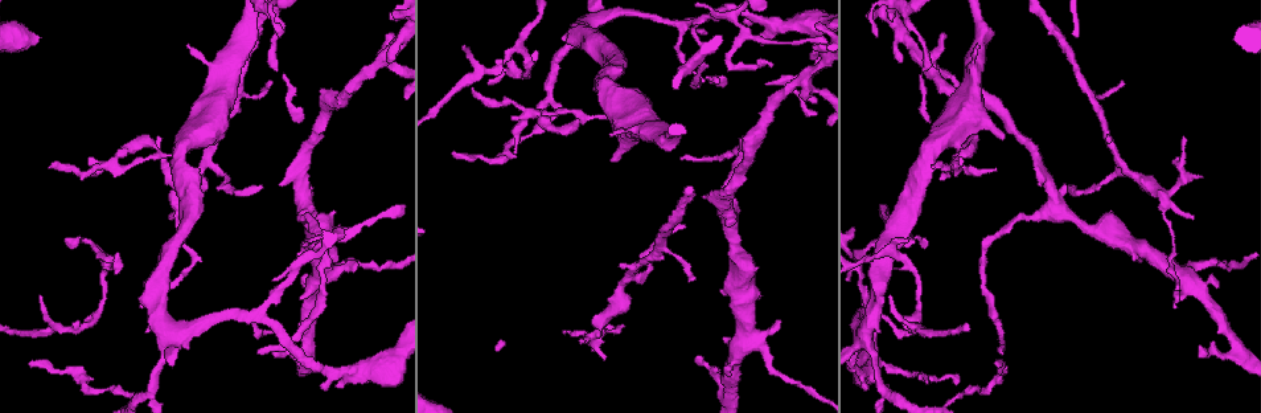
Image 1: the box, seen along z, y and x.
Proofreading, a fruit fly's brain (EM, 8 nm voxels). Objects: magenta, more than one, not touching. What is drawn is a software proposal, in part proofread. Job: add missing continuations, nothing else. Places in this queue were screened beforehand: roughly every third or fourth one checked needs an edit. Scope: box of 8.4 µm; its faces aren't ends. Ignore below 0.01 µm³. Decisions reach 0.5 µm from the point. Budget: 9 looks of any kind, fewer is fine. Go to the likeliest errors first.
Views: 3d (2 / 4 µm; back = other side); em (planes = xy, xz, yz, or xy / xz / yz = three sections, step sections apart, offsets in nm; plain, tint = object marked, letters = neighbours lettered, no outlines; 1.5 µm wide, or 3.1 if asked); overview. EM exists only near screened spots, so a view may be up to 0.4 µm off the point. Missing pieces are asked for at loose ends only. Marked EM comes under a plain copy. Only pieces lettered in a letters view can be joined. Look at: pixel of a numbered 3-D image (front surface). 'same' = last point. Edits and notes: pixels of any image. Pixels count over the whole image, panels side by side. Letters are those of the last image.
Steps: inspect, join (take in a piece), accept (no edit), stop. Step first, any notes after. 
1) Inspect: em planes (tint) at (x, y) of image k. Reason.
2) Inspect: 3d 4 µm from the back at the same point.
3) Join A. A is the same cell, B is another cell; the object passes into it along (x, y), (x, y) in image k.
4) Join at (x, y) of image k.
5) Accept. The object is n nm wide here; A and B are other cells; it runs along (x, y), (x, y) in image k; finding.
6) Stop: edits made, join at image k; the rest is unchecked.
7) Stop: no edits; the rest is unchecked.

Inspect: 3d 2 µm from the back at (259, 188) of image 1. Free end.

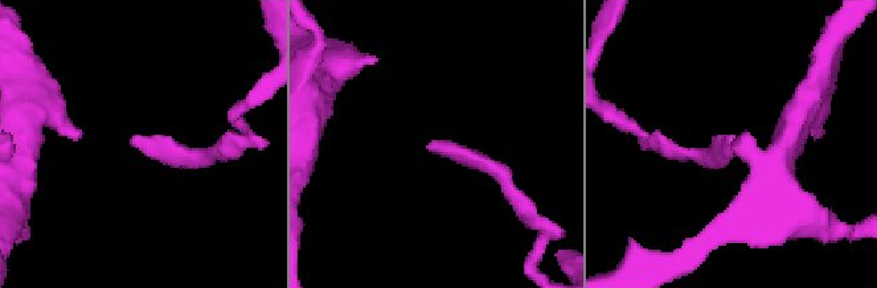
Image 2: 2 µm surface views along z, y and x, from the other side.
Inspect: em xy step 4 (letters) at (132, 137) of image 2.

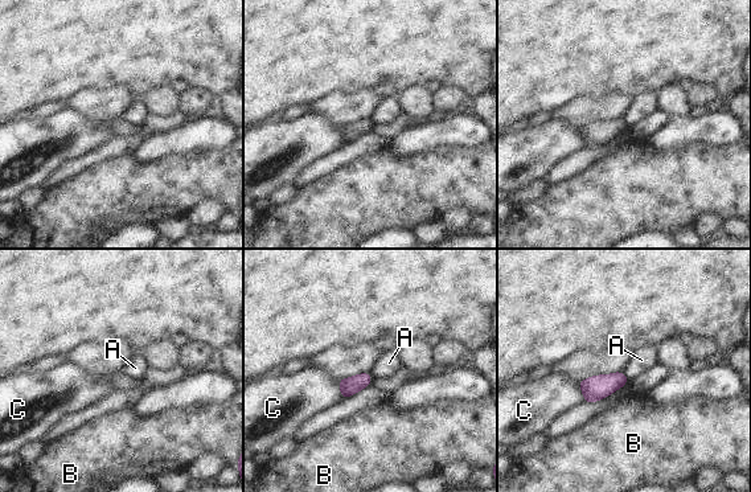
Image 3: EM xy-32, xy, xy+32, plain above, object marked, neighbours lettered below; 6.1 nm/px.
Accept. A, B and C are other cells; a border runs along (622, 372), (628, 380) in image 3; none of them fits.

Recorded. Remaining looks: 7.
Inspect: em xy step 4 (letters) at (705, 79) of image 1. Thin end.

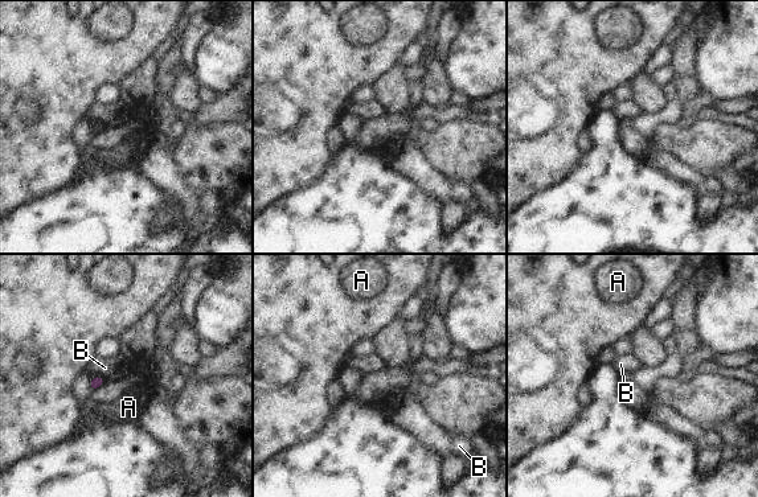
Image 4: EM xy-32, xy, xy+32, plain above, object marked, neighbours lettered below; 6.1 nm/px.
Inspect: em planes (letters) at the same point.

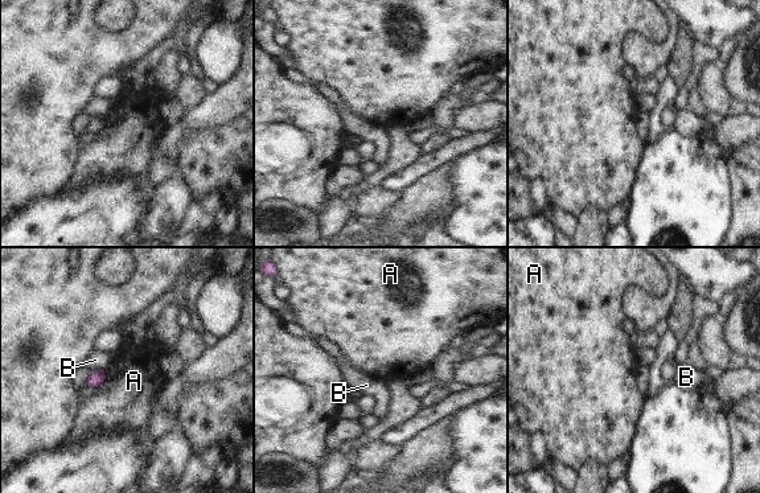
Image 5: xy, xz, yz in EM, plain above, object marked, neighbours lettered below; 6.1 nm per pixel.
Accept. The object is 100 nm wide here; A and B are other cells; a border runs along (107, 372), (105, 379) in image 5; no lettered piece goes on from it.

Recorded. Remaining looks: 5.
Inspect: 3d 2 µm at (778, 320) of image 1. An open end.

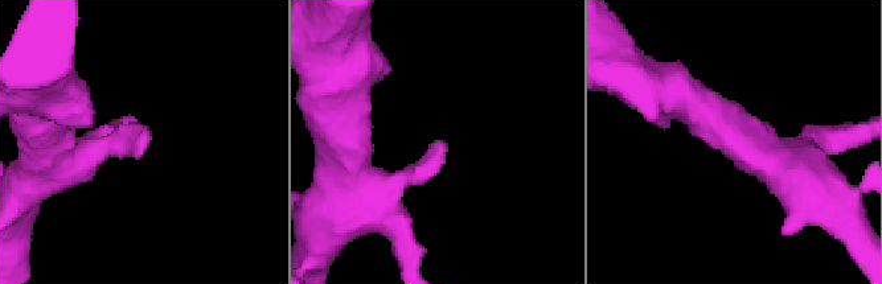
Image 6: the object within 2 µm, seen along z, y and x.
Inspect: em planes (tint) at (142, 144) of image 6. Shape alone is not enough.

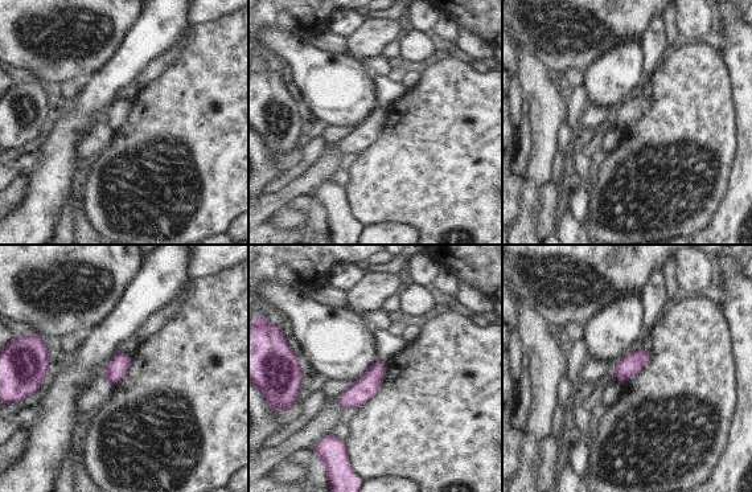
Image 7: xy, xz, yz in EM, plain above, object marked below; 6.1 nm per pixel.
Inspect: em planes (letters) at the same point. See the neighbours.

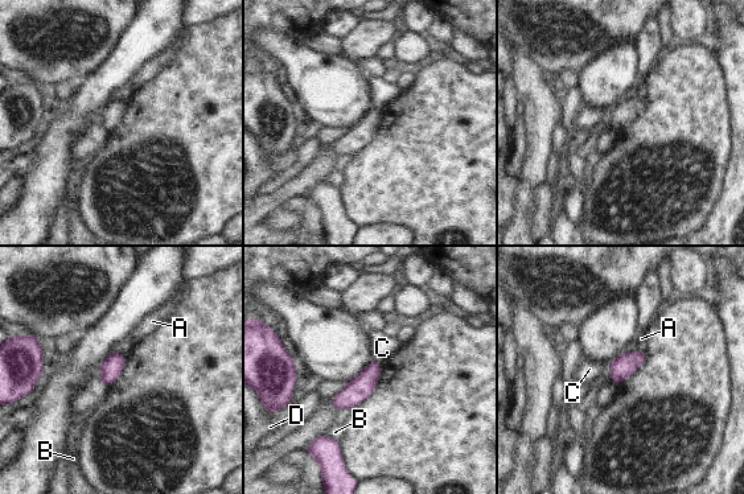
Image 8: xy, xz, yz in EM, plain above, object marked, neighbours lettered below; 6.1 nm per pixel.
Accept. The longest contact is with B, 100 nm; A, B, C and D are other cells; no lettered piece goes on from it.

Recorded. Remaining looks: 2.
Stop: no edits; the rest is unchecked.

